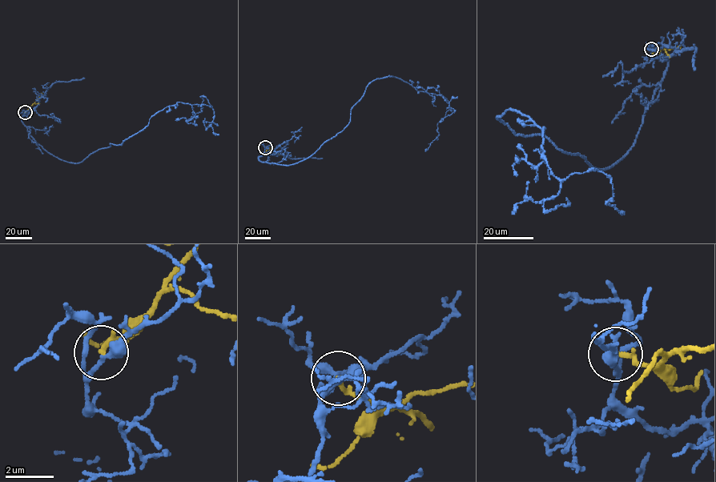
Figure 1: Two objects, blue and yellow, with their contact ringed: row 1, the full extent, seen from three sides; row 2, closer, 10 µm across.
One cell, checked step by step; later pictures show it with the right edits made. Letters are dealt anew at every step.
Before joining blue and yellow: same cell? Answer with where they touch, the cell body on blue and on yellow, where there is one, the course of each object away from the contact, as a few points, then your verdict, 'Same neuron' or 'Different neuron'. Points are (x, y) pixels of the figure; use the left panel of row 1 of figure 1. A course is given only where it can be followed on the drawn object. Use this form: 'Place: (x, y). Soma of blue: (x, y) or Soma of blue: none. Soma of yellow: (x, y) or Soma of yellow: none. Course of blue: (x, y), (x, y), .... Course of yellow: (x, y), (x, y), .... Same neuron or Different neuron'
Place: (25, 112). Soma of blue: none. Soma of yellow: none. Course of blue: (25, 112), (37, 142), (75, 163), (121, 145), (165, 108), (211, 107), (207, 98), (191, 117). Course of yellow: (25, 112), (43, 94). Different neuron

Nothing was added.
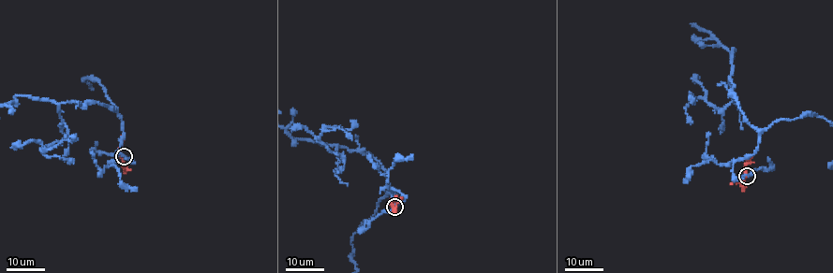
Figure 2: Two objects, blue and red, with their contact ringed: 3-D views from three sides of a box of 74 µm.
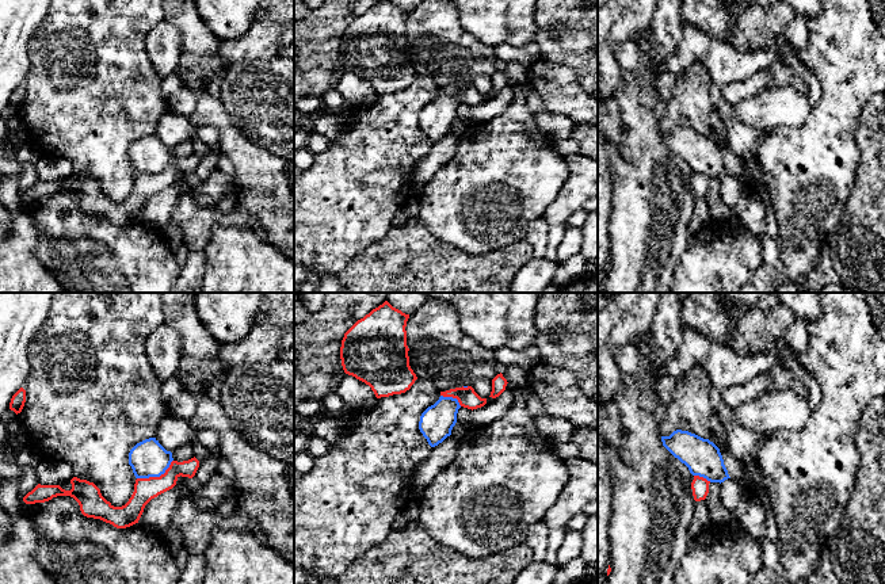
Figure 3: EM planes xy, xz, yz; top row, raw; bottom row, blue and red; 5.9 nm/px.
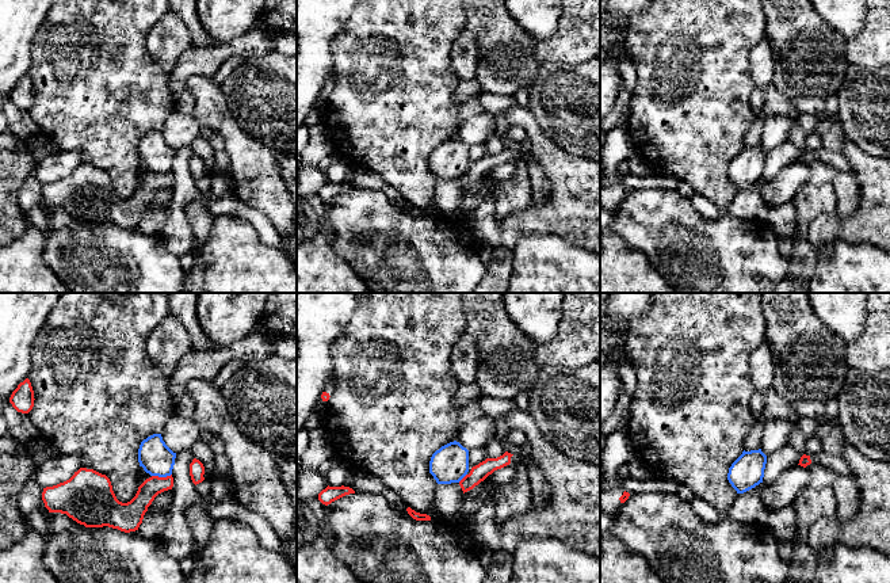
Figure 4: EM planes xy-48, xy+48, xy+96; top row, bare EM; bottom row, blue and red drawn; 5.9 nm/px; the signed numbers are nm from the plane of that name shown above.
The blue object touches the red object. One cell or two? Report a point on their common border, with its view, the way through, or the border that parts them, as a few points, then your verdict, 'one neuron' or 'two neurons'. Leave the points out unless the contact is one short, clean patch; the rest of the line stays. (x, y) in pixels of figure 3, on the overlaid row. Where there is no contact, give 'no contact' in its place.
xy (156, 476) | along xy (172, 460), (170, 466), (159, 476), (137, 478) | two neurons

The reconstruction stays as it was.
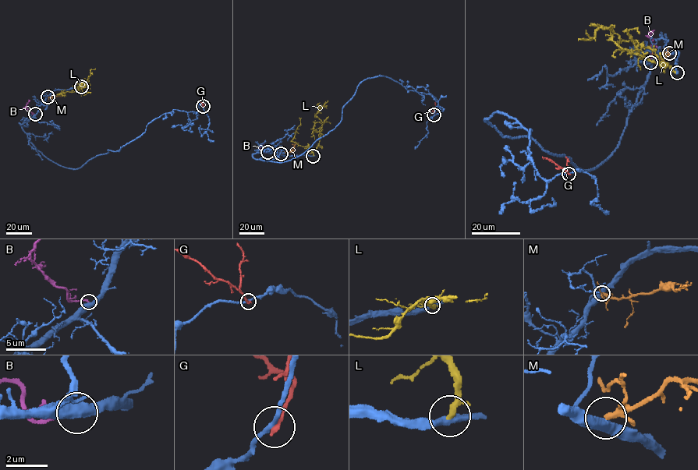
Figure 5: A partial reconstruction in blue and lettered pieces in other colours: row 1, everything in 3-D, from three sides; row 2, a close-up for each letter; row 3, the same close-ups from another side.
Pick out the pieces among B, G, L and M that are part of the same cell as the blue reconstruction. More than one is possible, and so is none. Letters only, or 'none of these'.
B

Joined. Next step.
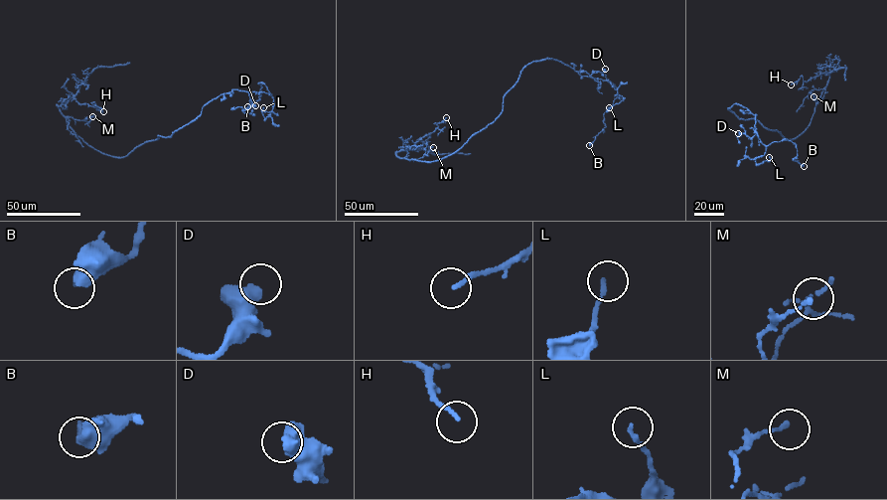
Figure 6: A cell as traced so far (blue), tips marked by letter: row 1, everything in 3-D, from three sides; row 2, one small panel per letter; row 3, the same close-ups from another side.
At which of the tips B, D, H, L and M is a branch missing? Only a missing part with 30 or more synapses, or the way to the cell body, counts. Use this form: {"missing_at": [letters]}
{"missing_at": []}

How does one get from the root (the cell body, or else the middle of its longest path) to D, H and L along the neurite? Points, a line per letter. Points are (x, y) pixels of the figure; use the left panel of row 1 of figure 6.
D: (158, 136), (170, 137), (198, 118), (205, 104), (232, 89), (248, 93), (252, 104), (242, 110), (255, 105)
H: (158, 136), (127, 155), (108, 155), (76, 136), (57, 105), (73, 97), (103, 111)
L: (158, 136), (170, 137), (198, 118), (205, 104), (232, 89), (271, 95), (277, 114), (263, 107)

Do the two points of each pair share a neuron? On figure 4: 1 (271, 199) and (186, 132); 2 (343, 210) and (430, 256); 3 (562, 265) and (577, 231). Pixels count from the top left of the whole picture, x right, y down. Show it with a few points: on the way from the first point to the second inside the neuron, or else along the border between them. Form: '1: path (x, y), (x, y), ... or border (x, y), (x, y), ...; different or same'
1: border (191, 115), (201, 125); different
2: path (365, 224), (367, 227), (397, 227), (409, 235); same
3: border (542, 232), (558, 235), (585, 250); different

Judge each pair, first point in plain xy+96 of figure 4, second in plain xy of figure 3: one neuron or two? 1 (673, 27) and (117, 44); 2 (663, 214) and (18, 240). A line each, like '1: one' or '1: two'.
1: one
2: two

